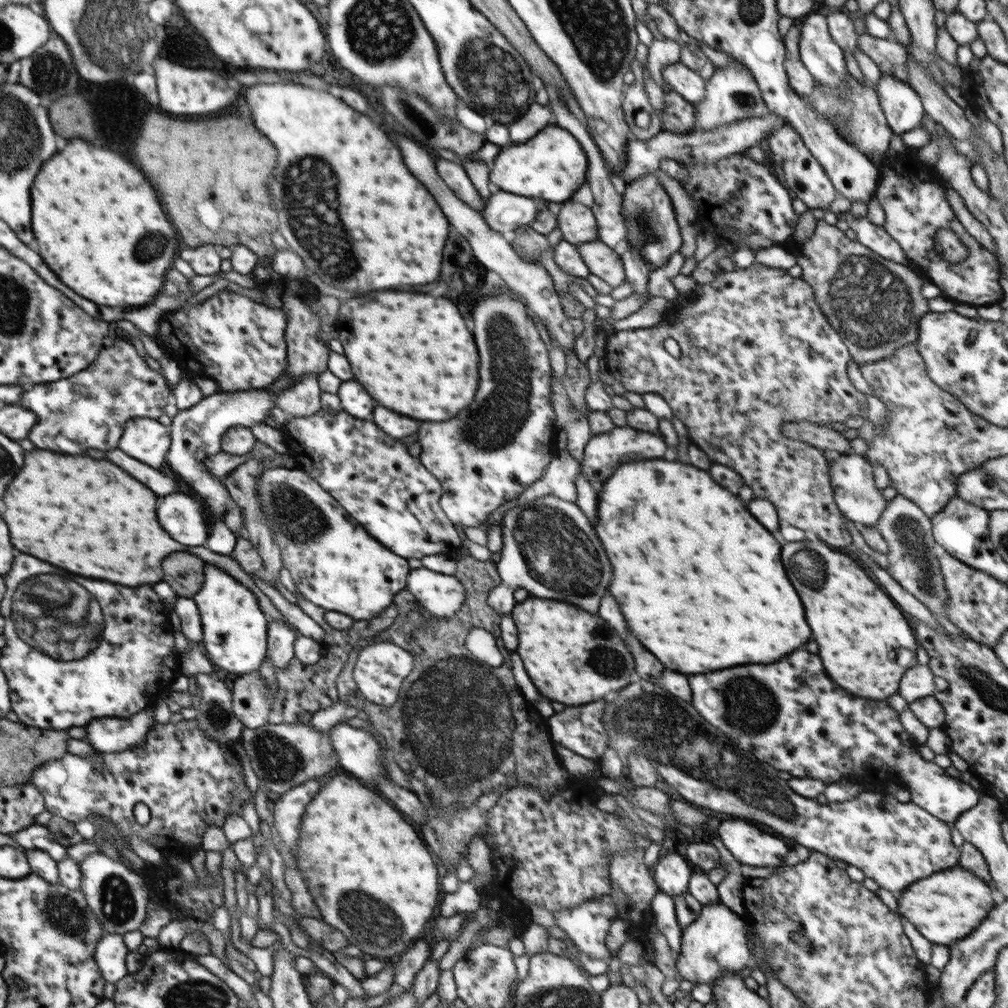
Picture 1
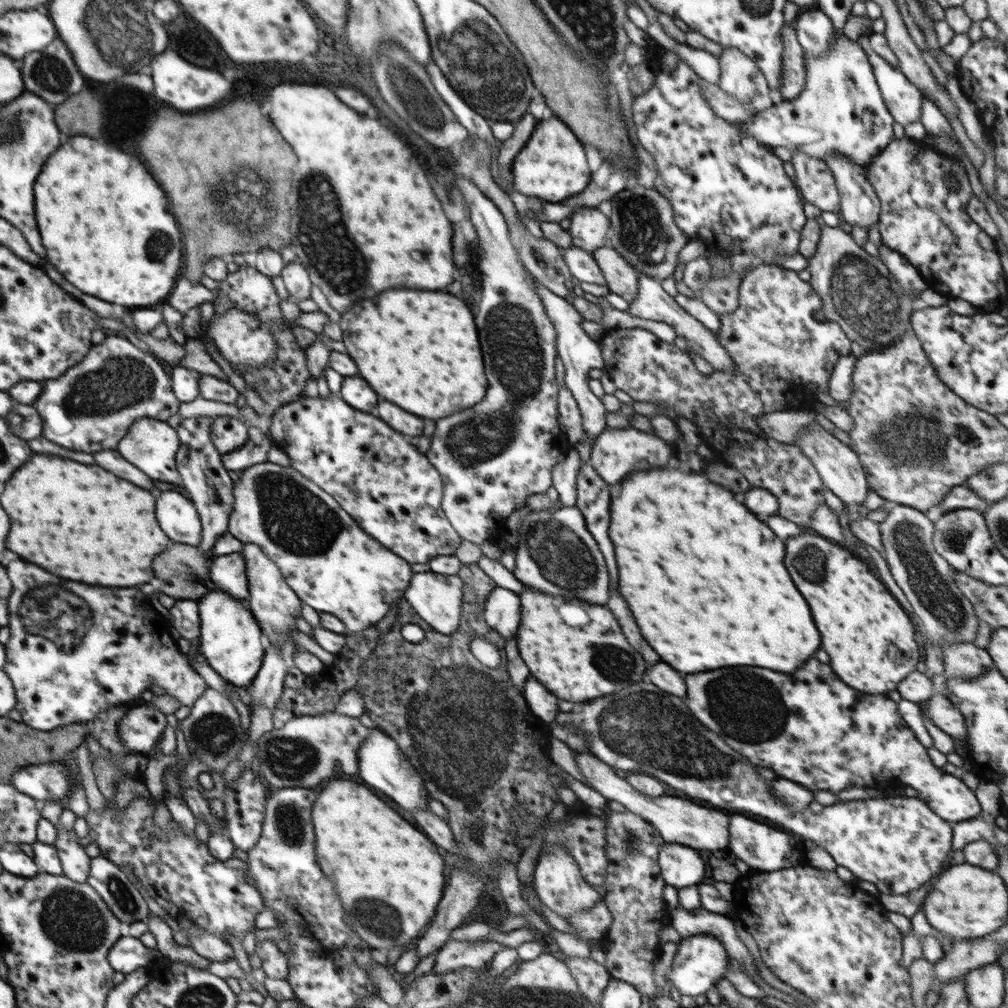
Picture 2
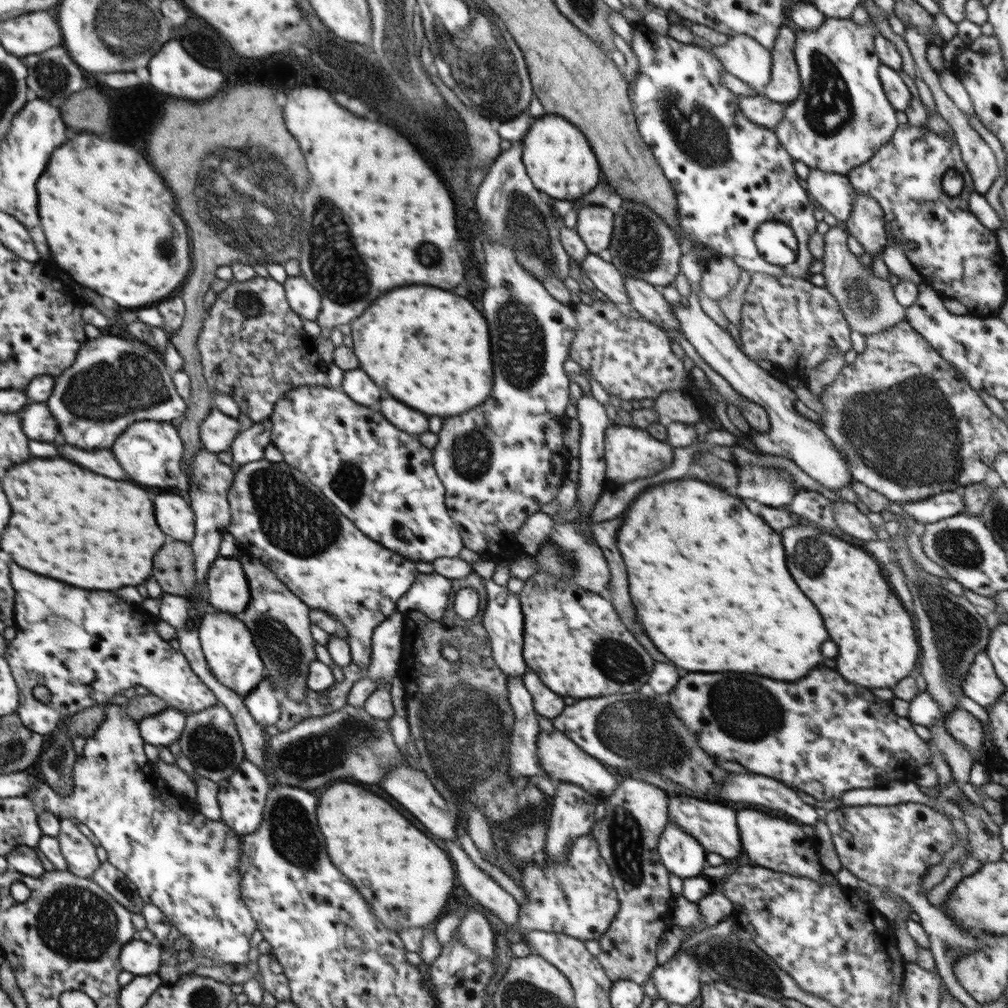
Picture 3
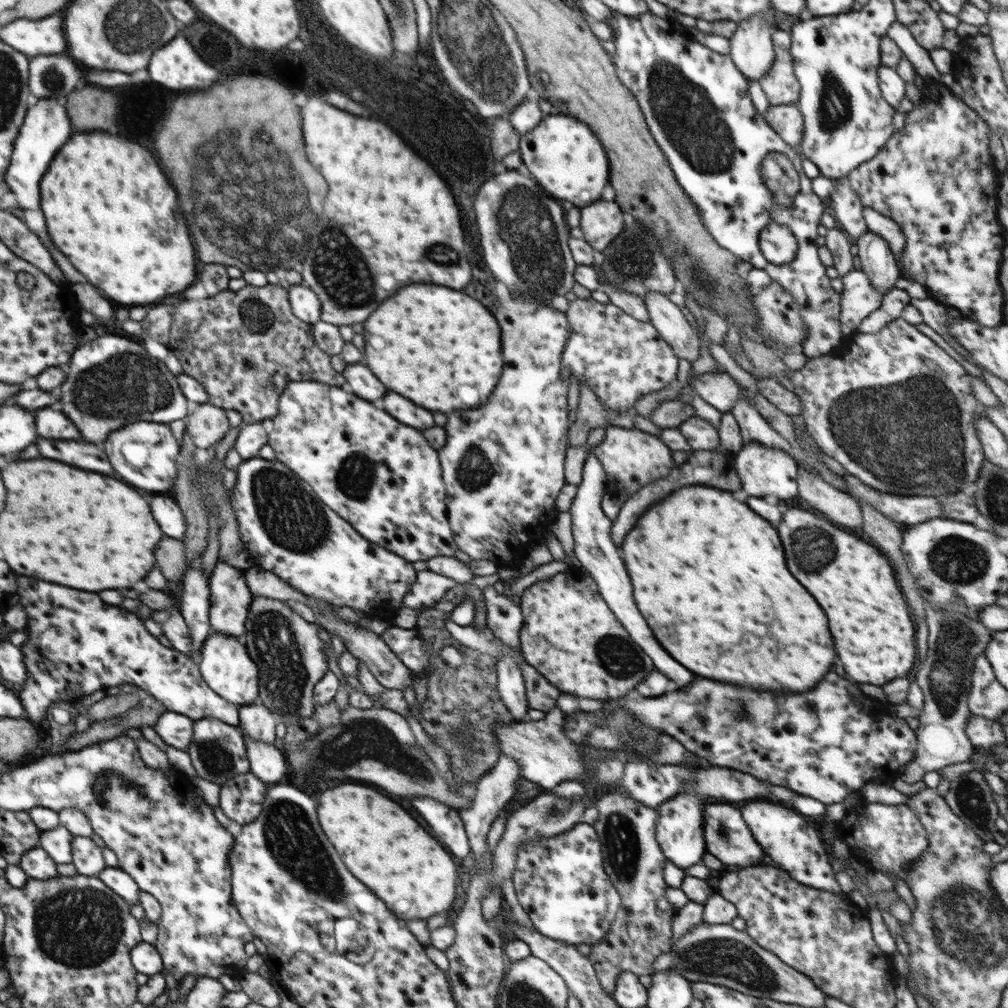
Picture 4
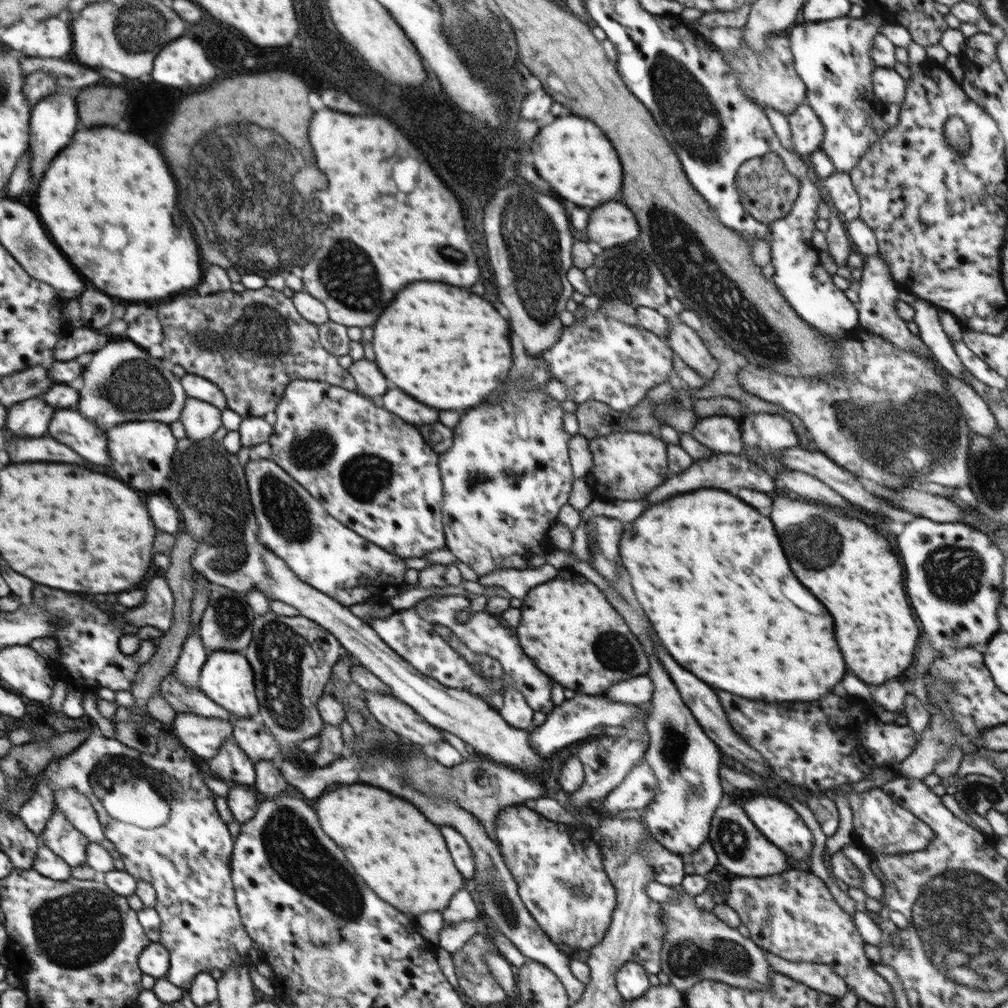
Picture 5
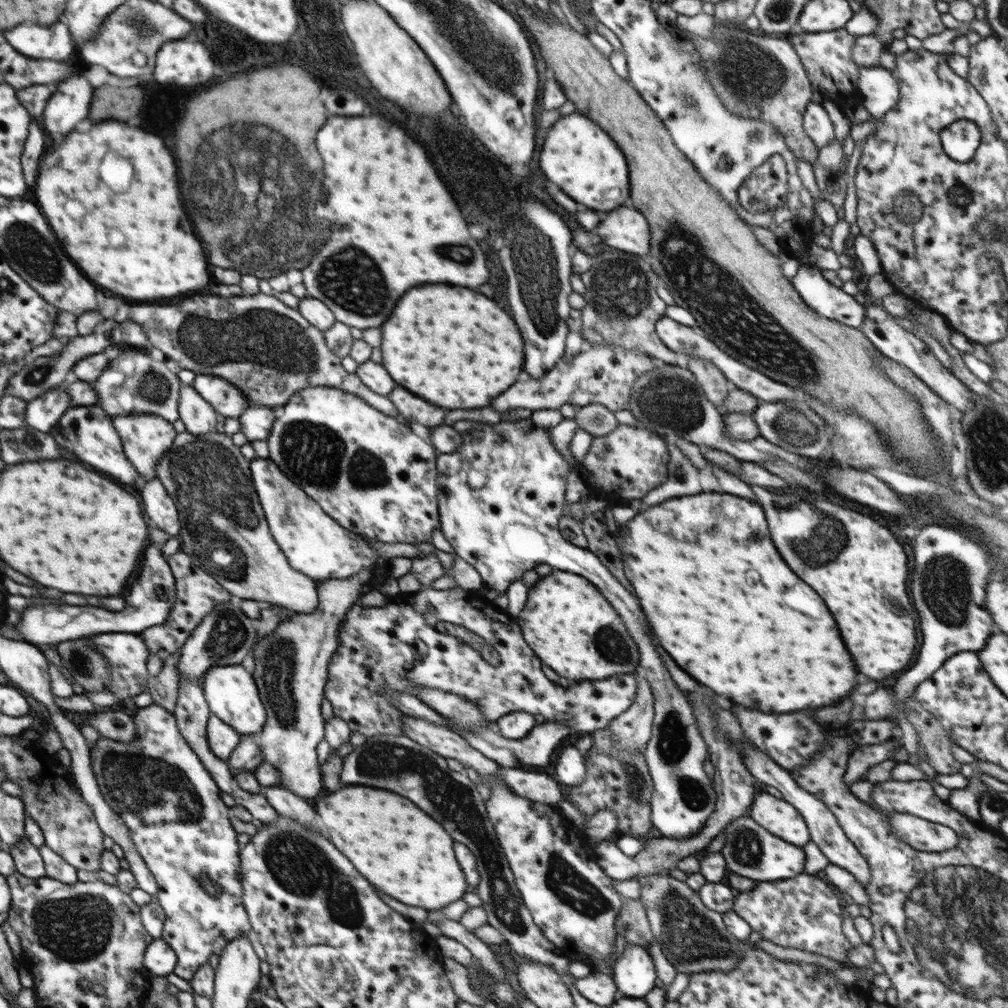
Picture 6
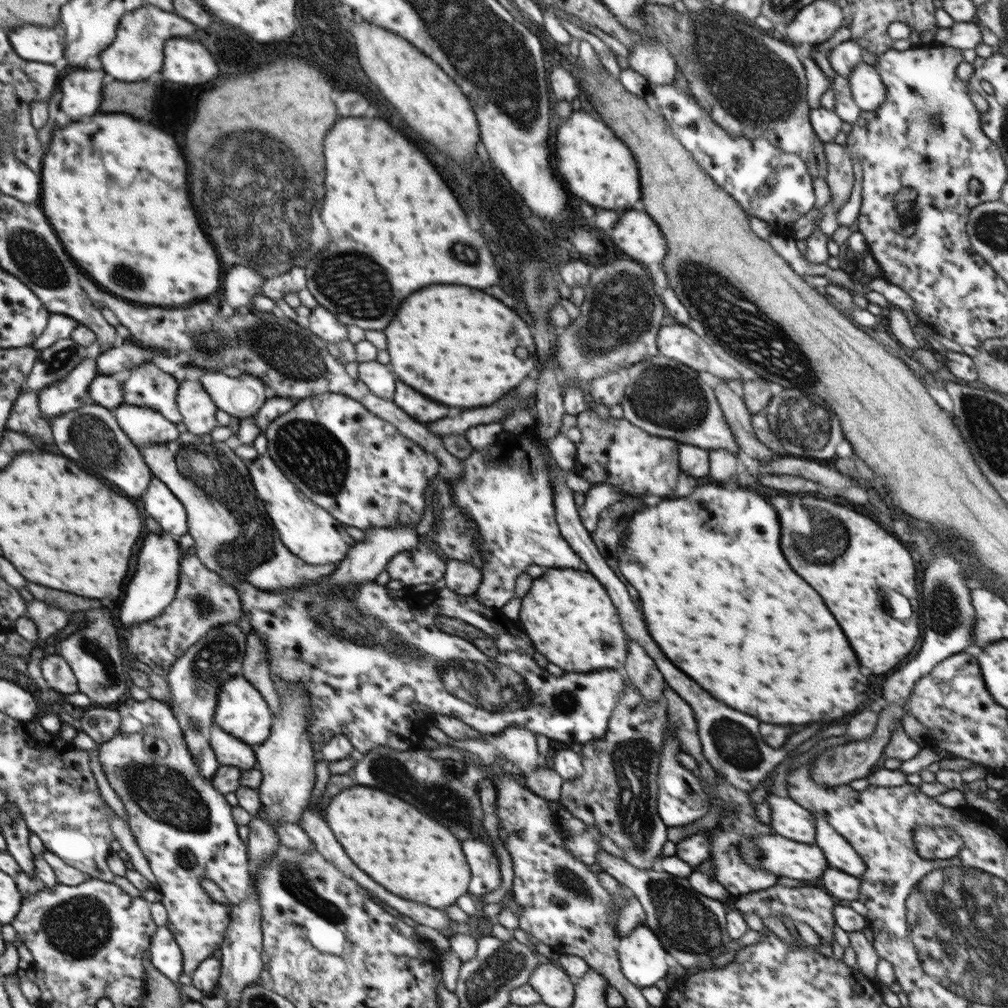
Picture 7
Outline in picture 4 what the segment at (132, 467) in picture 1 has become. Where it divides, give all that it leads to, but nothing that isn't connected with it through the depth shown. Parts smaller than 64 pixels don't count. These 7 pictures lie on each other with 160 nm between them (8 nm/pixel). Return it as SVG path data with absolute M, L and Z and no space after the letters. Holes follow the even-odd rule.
M40 438L38 442L38 450L40 456L50 458L50 460L60 460L64 464L70 464L82 470L92 470L98 474L112 474L112 466L106 458L106 454L96 448L94 444L86 444L86 442L70 442L70 440L46 440Z

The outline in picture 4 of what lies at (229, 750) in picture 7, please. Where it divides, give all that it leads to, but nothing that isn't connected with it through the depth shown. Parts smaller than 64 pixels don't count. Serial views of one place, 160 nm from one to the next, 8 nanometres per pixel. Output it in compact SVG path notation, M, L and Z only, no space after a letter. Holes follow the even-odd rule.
M167 710L152 727L166 745L186 751L193 737L194 723L188 716Z

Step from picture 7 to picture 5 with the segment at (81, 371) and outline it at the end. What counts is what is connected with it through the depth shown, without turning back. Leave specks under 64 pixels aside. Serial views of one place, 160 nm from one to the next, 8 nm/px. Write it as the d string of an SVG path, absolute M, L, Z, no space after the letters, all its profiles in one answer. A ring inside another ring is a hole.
M40 397L13 404L9 407L4 430L6 434L36 438L48 432L48 424L56 409Z

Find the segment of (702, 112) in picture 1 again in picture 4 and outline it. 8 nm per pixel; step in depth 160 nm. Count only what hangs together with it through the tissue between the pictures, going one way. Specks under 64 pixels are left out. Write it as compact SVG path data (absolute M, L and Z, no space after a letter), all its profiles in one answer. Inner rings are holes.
M754 15L748 18L748 20L740 21L736 32L729 38L731 51L728 56L749 80L762 78L773 65L775 52L771 34L776 27L775 24L774 21L774 24L771 26L766 19L763 19L762 15Z

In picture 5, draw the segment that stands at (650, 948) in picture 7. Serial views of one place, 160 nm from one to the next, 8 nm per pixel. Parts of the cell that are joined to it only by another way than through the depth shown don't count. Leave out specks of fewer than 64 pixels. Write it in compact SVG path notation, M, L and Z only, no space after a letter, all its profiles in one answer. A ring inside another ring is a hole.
M628 961L624 963L615 976L615 983L620 996L626 1002L644 996L644 993L651 987L648 976L647 970L637 962Z

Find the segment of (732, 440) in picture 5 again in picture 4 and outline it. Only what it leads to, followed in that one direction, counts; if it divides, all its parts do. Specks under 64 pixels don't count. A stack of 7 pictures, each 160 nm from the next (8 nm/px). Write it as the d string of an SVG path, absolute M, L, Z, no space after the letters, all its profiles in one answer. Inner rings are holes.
M700 417L687 418L678 426L678 432L682 433L694 451L714 451L720 446L718 429Z

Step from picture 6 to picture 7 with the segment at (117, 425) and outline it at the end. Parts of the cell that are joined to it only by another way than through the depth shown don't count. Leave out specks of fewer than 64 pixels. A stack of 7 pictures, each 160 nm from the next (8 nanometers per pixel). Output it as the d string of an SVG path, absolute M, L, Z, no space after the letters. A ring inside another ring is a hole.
M122 404L113 413L120 428L138 448L140 445L168 443L179 438L177 424L151 408Z

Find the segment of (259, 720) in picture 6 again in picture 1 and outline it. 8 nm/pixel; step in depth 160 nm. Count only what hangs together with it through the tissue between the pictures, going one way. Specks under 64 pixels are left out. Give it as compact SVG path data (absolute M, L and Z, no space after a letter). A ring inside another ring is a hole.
M205 562L201 589L192 597L201 616L203 642L201 652L206 659L234 674L259 670L267 656L269 620L259 607L254 593L216 565Z

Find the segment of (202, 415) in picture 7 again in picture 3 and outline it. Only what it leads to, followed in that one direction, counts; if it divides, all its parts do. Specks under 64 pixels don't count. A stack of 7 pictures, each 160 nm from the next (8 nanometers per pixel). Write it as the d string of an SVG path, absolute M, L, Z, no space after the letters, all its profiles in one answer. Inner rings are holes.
M213 407L200 423L199 437L205 450L220 453L229 450L240 431L237 419Z

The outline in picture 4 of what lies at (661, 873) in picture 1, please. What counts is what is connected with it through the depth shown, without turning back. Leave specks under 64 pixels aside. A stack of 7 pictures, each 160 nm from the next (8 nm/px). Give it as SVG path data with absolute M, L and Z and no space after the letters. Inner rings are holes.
M681 788L672 799L668 799L657 807L658 823L656 823L655 836L660 850L664 853L666 860L672 862L674 866L687 869L695 864L703 862L702 856L706 850L704 840L704 828L702 828L702 811L708 805L710 796L702 793L691 791L690 789Z

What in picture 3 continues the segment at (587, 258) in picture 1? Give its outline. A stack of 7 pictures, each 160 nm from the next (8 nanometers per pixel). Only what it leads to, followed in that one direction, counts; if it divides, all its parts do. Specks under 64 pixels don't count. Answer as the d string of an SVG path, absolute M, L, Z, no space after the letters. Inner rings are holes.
M625 278L625 287L628 291L630 308L636 310L646 321L654 325L666 326L680 332L680 322L676 320L671 304L664 296L654 289L654 285L638 278Z

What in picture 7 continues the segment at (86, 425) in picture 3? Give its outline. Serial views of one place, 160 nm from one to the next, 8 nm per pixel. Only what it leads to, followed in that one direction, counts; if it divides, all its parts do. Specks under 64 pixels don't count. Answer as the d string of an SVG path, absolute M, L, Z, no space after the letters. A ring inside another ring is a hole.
M146 363L122 375L123 403L151 408L166 420L178 424L183 422L177 407L179 386L180 382L172 374L162 371L154 363Z

